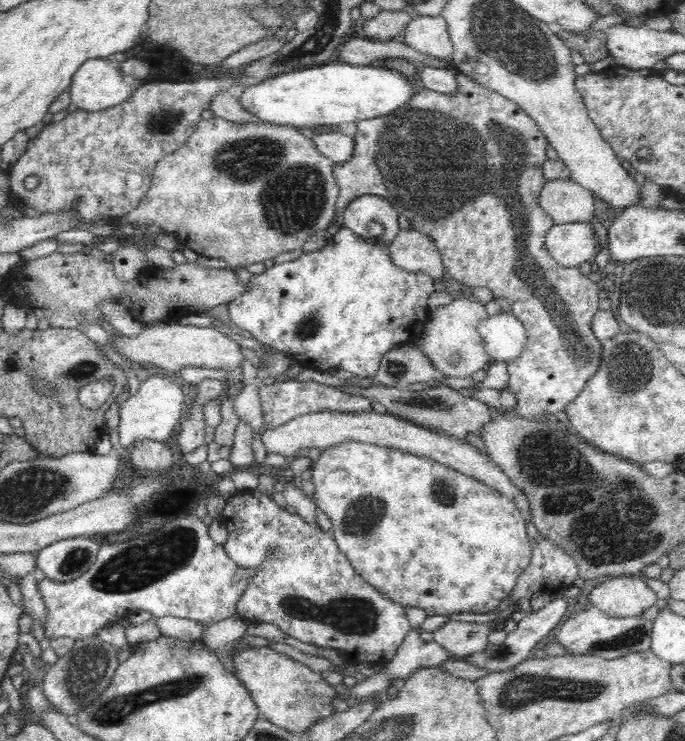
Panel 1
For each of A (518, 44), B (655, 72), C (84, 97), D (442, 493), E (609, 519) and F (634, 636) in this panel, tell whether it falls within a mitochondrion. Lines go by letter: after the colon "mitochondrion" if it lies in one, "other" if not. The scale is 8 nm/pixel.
A: mitochondrion
B: other
C: other
D: mitochondrion
E: mitochondrion
F: mitochondrion

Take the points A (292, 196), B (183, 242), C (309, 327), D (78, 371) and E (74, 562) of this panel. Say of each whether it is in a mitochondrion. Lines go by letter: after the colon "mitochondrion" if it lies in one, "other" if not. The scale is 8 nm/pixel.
A: mitochondrion
B: other
C: mitochondrion
D: mitochondrion
E: mitochondrion

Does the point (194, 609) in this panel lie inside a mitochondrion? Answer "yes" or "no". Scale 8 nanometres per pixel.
no

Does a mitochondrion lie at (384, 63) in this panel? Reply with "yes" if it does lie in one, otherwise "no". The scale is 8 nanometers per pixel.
no

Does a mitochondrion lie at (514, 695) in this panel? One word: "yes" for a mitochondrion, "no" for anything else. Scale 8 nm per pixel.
yes

